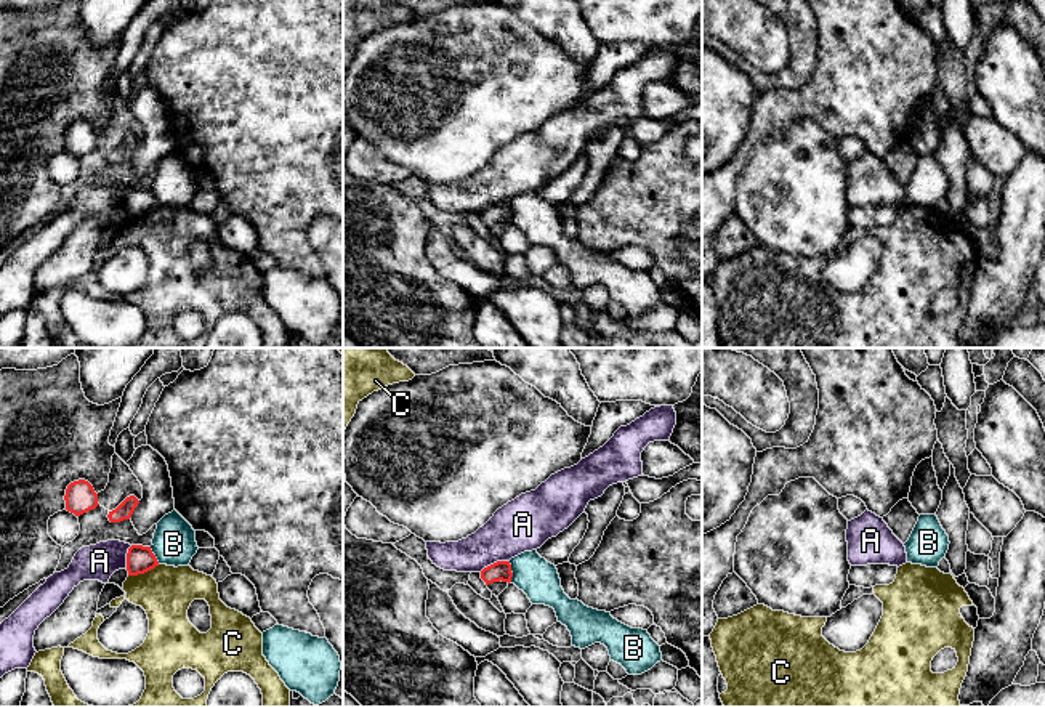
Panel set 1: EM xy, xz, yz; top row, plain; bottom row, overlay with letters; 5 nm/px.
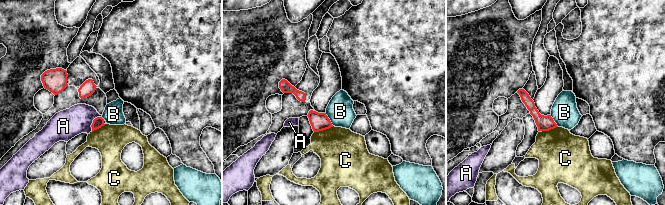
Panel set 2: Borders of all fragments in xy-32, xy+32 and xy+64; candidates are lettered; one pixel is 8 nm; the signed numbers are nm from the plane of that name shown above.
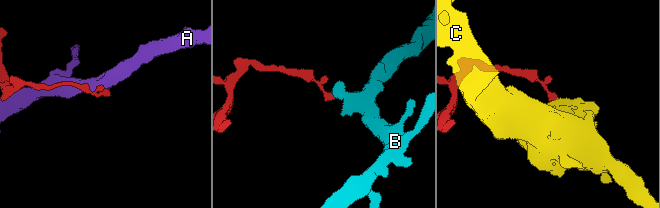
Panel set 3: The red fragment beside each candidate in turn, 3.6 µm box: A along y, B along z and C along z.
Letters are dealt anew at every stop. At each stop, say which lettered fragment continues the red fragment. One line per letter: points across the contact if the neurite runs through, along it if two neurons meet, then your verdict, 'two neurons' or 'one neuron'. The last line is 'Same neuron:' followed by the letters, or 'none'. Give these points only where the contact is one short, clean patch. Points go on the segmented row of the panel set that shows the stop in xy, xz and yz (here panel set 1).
A: two neurons
B: border along xz (508, 561), (512, 581); two neurons
C: two neurons
Same neuron: none

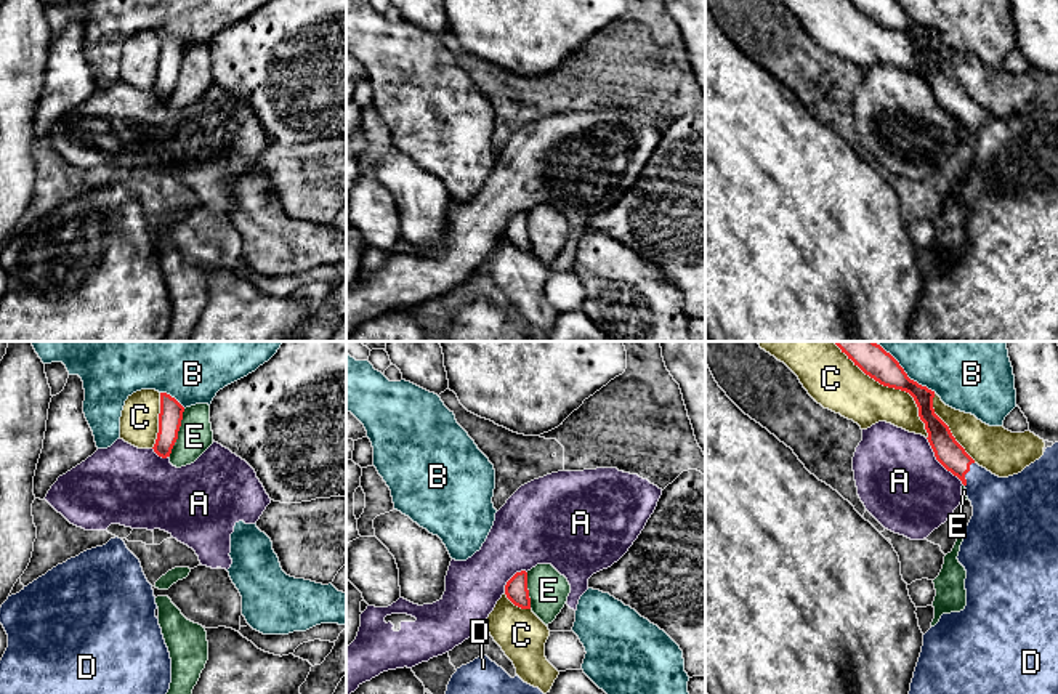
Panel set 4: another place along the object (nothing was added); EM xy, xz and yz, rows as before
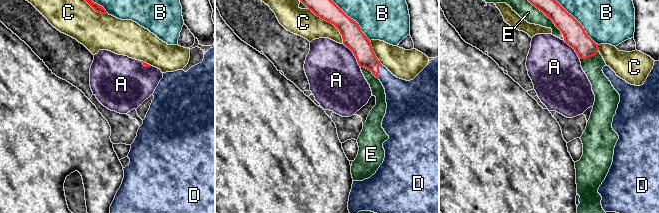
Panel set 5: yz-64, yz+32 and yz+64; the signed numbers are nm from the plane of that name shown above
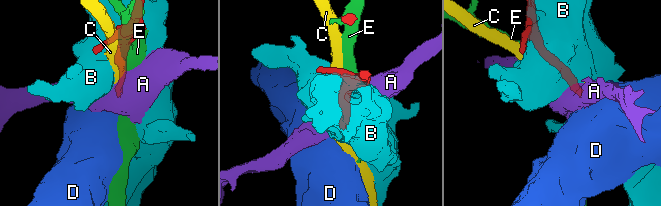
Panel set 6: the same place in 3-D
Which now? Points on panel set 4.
A: border along yz (925, 438), (933, 455), (964, 484); two neurons
B: two neurons
C: two neurons
D: runs through yz (948, 451), (965, 473), (1002, 507); one neuron
E: two neurons
Same neuron: D

